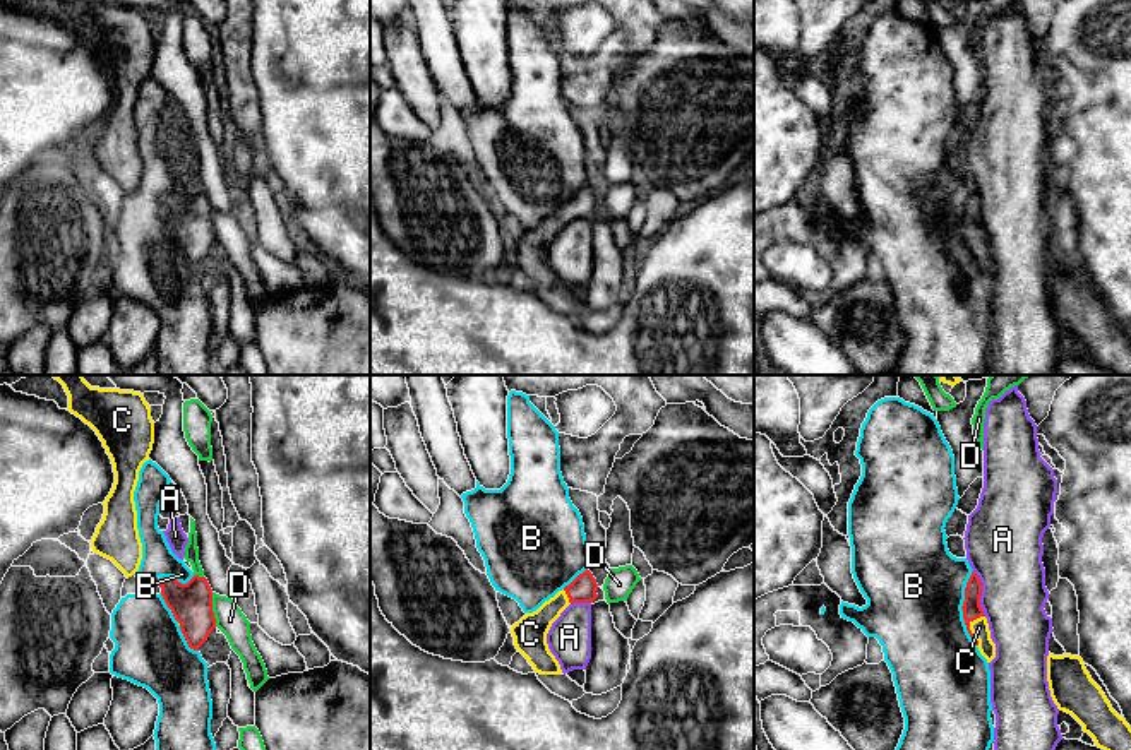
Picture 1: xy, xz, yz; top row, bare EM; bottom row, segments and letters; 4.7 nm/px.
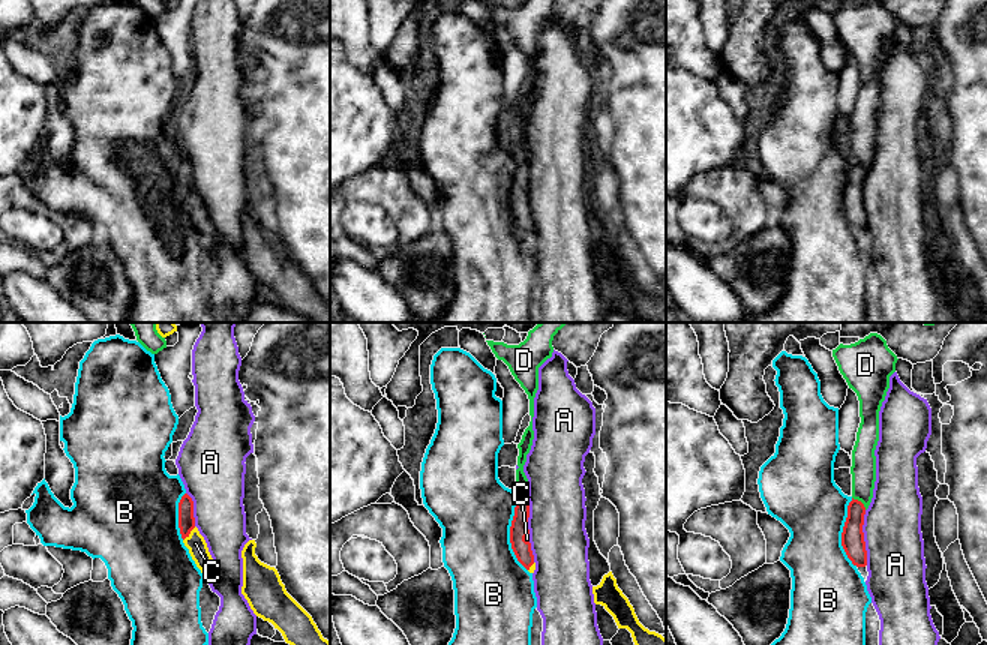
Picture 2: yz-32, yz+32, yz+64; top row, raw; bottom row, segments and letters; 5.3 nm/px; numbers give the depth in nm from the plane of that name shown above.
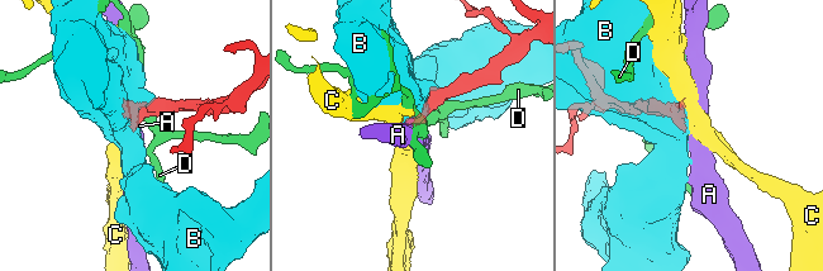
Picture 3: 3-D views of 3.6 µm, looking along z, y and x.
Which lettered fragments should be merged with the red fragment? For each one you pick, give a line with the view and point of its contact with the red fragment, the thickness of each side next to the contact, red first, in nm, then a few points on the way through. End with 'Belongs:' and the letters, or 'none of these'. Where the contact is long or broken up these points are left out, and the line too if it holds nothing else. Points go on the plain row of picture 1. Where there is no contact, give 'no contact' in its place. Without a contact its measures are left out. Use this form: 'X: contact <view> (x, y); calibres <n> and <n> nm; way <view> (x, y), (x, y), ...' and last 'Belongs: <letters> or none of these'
C: contact yz (969, 245); calibres 90 and 90 nm; way yz (972, 226), (969, 245), (979, 244)
Belongs: C

